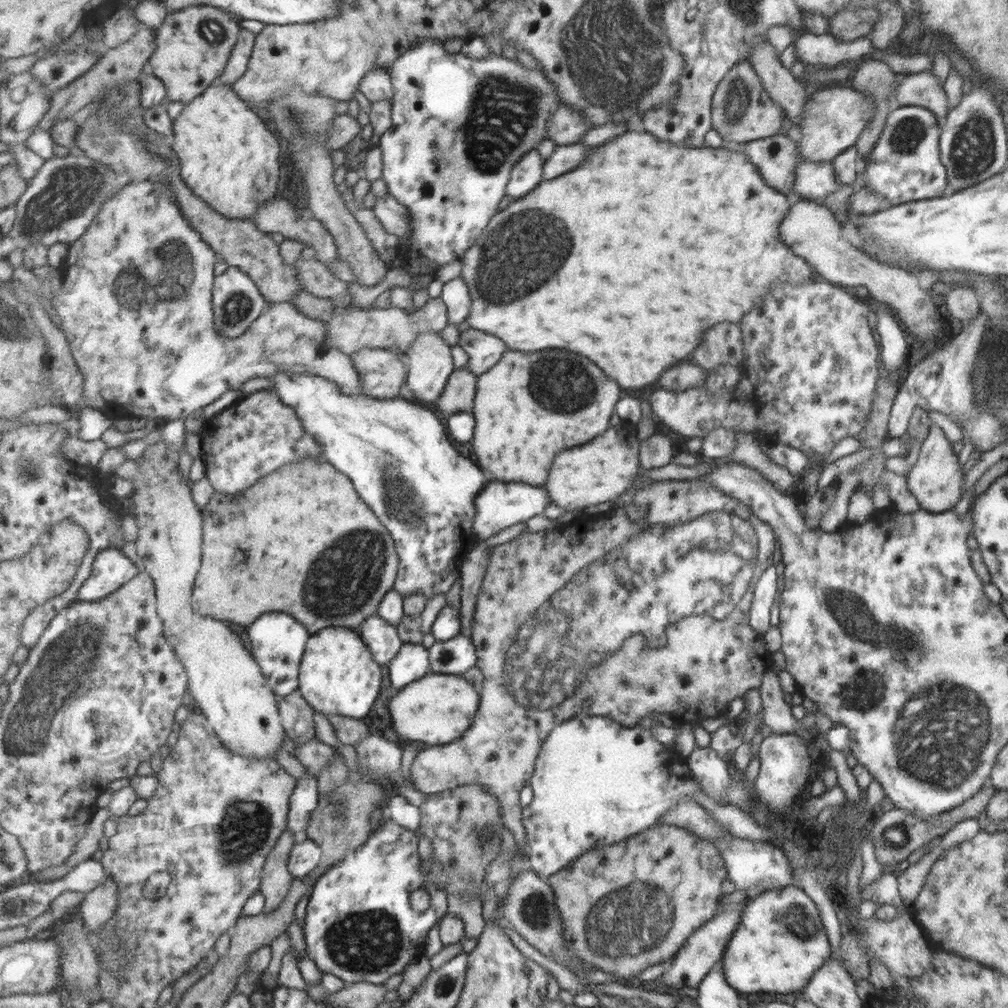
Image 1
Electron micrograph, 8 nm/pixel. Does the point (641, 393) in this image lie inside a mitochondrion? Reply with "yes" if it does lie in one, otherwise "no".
no

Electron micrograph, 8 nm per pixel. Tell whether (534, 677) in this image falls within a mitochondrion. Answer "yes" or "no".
yes

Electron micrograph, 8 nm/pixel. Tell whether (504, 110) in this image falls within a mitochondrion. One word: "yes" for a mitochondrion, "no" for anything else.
yes

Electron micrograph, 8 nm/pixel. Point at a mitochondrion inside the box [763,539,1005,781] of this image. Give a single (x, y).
(853, 614)

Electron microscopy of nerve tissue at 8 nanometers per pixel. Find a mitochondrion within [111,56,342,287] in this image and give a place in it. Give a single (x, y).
(307, 132)

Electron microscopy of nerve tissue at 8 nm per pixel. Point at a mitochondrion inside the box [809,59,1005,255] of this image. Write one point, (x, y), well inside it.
(973, 150)

